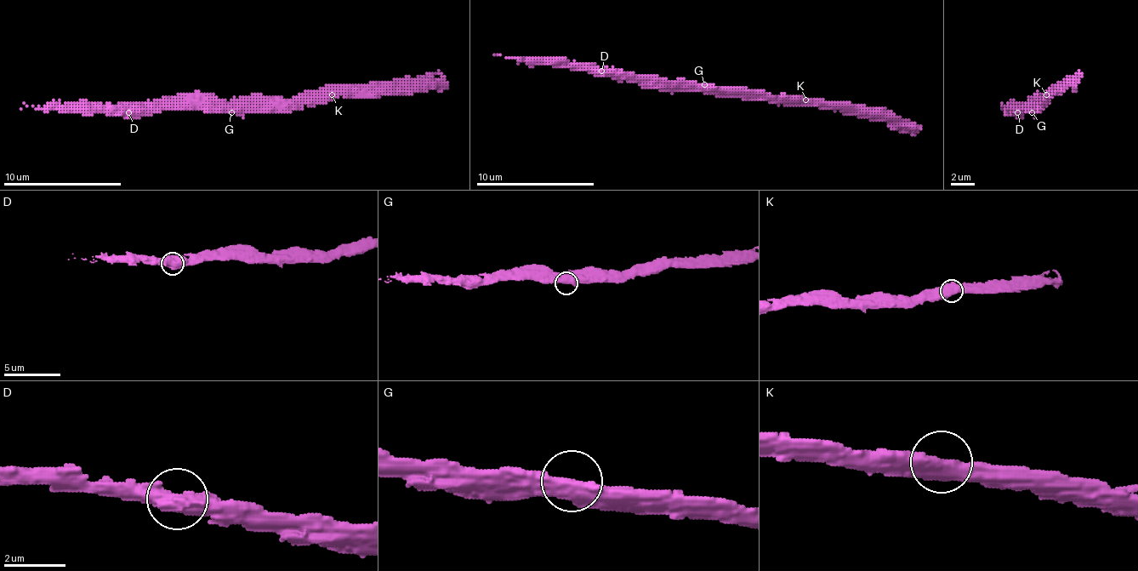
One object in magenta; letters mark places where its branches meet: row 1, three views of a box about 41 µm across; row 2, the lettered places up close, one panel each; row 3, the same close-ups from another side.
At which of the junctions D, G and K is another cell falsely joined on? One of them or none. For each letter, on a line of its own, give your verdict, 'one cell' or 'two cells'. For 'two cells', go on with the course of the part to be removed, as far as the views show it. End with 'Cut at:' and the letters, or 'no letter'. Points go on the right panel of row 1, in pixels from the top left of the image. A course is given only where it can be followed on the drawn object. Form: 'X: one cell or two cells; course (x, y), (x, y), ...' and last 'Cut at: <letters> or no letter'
D: one cell
G: one cell
K: one cell
Cut at: no letter

